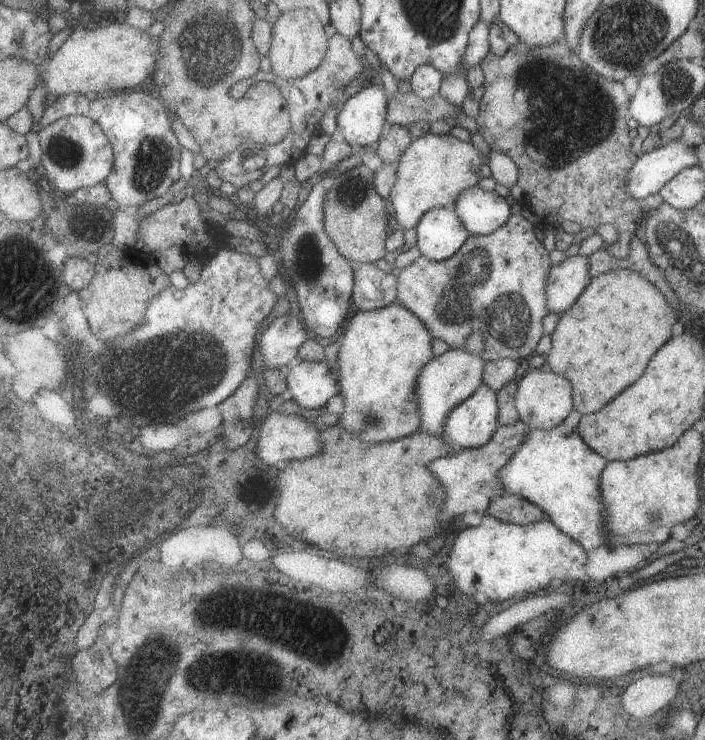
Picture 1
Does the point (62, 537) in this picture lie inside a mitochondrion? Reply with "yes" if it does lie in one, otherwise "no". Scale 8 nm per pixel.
yes

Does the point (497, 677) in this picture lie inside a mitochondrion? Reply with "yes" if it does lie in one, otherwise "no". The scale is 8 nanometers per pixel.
no

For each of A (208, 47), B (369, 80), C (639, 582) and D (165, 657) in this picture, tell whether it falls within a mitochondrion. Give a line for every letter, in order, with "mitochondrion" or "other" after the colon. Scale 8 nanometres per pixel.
A: mitochondrion
B: other
C: other
D: mitochondrion

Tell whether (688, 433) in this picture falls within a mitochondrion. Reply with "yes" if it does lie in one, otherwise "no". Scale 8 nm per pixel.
no

